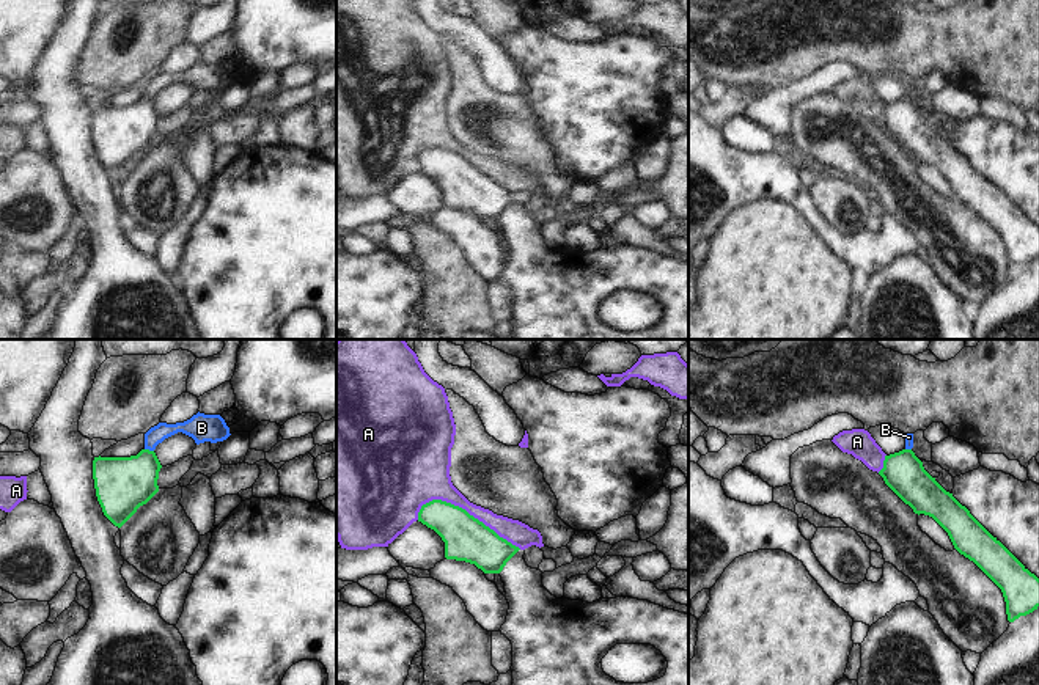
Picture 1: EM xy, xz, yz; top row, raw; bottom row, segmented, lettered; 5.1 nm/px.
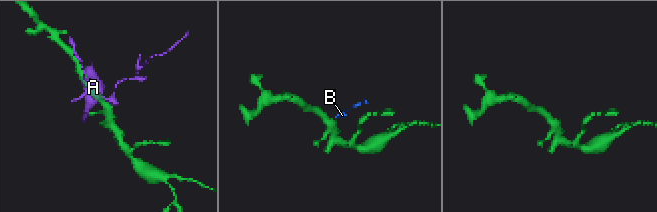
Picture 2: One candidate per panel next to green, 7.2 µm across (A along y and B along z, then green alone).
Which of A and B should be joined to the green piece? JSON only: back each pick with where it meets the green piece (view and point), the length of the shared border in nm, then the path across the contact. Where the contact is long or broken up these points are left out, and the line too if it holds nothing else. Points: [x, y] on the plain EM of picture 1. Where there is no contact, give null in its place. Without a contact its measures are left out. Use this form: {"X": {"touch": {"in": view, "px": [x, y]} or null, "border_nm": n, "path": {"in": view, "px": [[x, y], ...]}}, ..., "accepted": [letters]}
{"B": {"touch": {"in": "xy", "px": [148, 98]}, "border_nm": 50, "path": {"in": "xy", "px": [[123, 132], [146, 109], [148, 98], [150, 90], [157, 82]]}}, "accepted": ["B"]}

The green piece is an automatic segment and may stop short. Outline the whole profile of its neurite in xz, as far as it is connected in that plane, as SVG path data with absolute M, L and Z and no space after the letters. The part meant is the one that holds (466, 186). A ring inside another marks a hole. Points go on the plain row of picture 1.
M442 148L421 154L418 170L445 190L445 206L475 212L484 222L500 222L520 198L465 157Z

